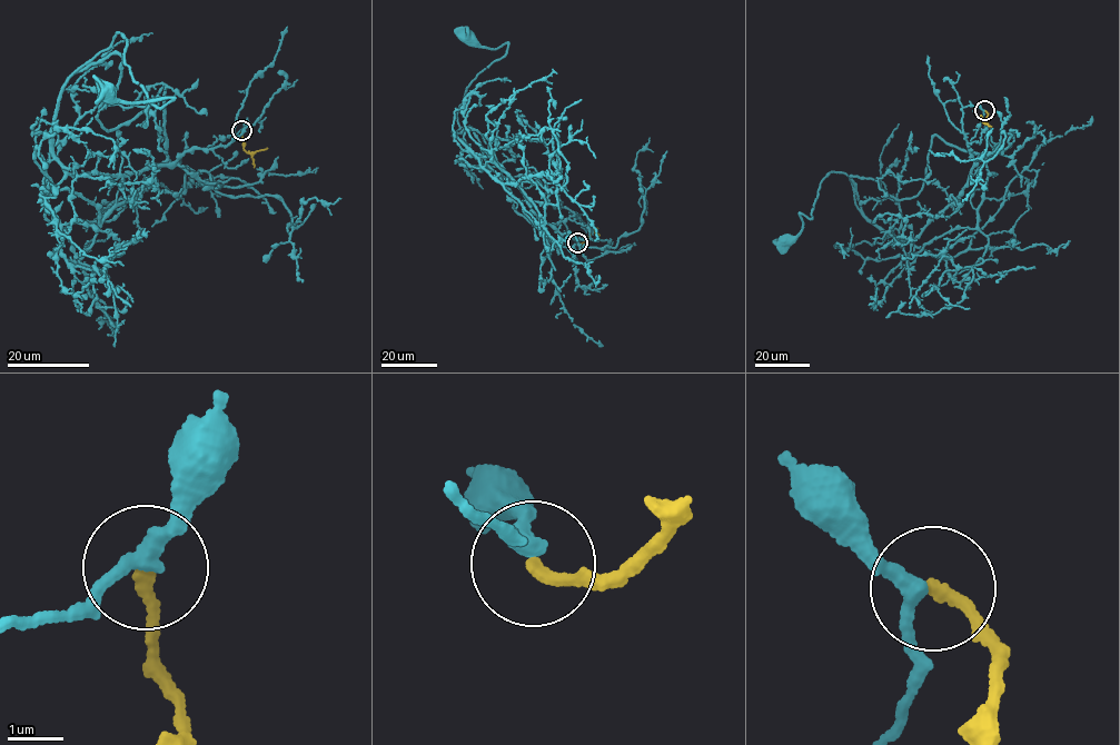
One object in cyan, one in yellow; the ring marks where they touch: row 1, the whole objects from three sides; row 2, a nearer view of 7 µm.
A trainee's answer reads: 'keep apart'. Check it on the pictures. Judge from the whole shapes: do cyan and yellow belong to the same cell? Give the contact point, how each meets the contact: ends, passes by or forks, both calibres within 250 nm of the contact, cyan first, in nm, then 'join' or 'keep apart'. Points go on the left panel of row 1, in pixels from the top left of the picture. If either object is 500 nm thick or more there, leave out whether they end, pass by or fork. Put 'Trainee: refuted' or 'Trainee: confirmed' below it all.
at (241, 130); cyan passes by; yellow ends there; 260 nm thick on the cyan side, 240 nm on the other; keep apart
Trainee: confirmed

